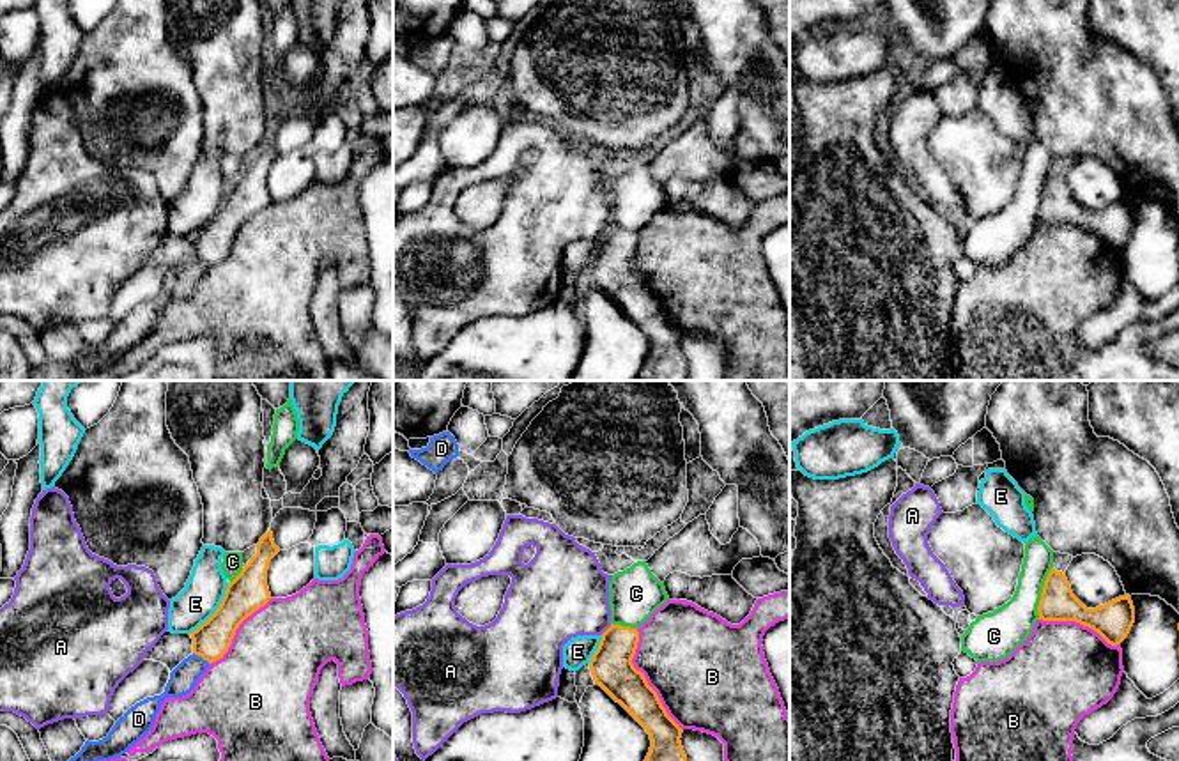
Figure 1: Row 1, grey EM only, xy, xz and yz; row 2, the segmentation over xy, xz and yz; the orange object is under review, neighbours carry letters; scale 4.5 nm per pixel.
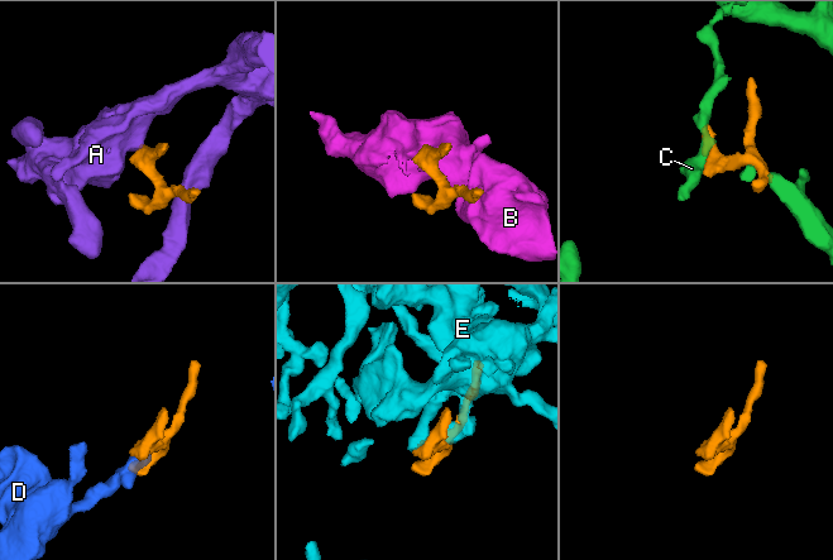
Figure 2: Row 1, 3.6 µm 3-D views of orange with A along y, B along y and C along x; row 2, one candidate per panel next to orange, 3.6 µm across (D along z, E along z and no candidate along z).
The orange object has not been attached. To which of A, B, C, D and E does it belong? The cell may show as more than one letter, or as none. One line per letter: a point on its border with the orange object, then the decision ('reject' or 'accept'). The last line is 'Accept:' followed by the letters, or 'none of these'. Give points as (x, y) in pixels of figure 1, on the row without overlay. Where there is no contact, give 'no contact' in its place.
A: contact xz (608, 232); reject
B: contact xz (645, 284); reject
C: contact yz (1041, 197); reject
D: contact xy (202, 261); reject
E: contact xy (216, 213); reject
Accept: none of these

